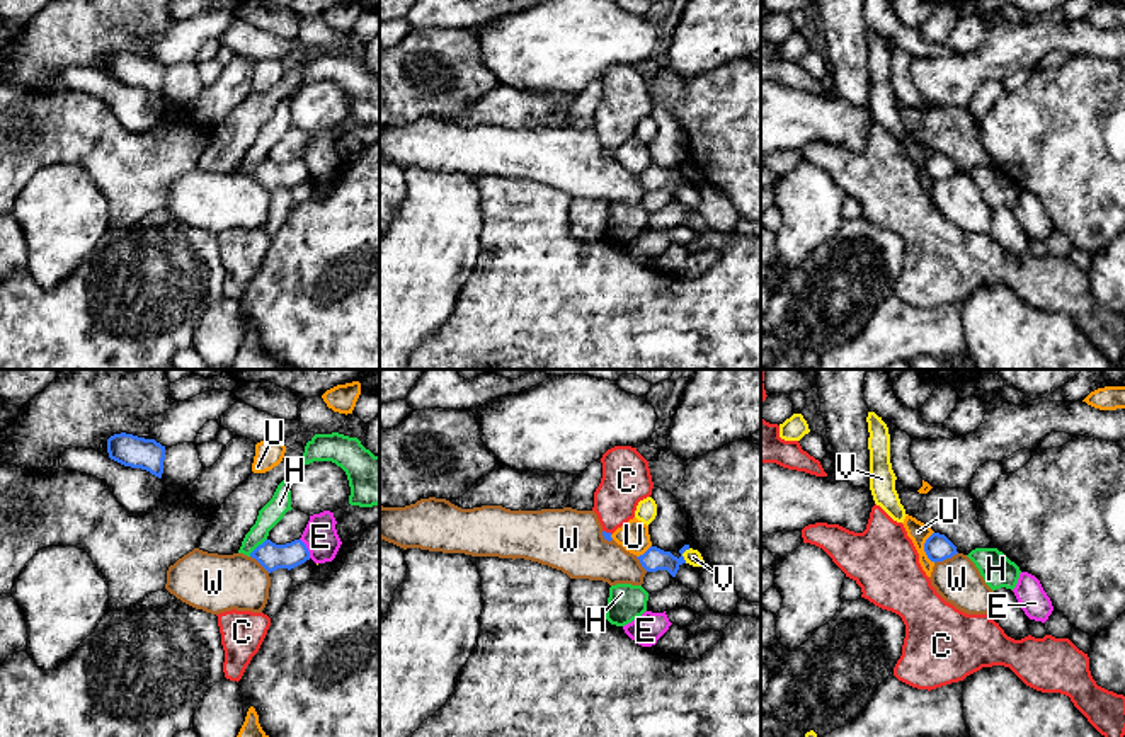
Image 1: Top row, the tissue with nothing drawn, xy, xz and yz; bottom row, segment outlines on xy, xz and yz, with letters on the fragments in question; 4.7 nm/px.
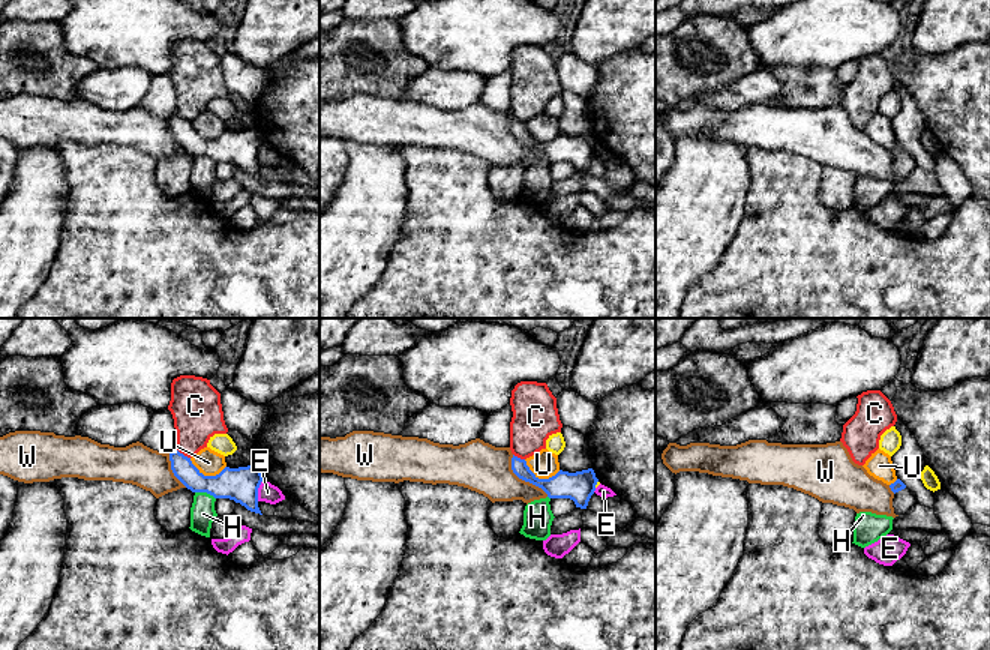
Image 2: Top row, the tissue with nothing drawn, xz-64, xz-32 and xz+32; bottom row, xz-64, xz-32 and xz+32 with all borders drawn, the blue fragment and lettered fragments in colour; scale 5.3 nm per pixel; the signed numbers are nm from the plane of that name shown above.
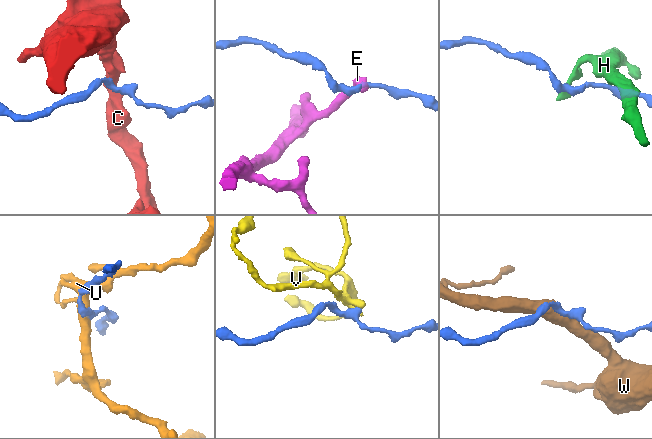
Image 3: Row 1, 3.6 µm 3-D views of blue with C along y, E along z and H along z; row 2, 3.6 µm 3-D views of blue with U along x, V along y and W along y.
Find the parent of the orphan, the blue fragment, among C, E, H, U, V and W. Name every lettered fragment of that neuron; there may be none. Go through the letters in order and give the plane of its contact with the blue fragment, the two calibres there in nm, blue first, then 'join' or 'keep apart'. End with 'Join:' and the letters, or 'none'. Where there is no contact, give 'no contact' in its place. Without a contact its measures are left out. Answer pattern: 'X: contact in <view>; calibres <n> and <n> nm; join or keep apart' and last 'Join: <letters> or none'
C: contact in xz; calibres 30 and 220 nm; keep apart
E: contact in xy; calibres 120 and 160 nm; keep apart
H: contact in xy; calibres 120 and 100 nm; keep apart
U: contact in yz; calibres 120 and 100 nm; keep apart
V: contact in xz; calibres 110 and 80 nm; keep apart
W: contact in yz; calibres 120 and 220 nm; join
Join: W

